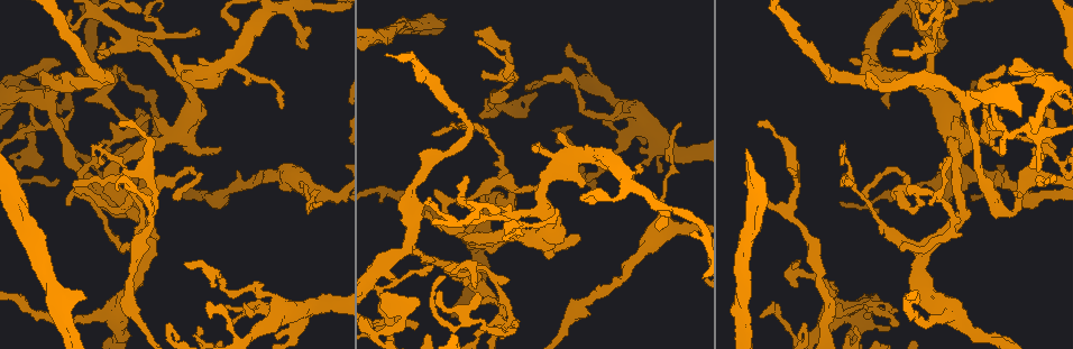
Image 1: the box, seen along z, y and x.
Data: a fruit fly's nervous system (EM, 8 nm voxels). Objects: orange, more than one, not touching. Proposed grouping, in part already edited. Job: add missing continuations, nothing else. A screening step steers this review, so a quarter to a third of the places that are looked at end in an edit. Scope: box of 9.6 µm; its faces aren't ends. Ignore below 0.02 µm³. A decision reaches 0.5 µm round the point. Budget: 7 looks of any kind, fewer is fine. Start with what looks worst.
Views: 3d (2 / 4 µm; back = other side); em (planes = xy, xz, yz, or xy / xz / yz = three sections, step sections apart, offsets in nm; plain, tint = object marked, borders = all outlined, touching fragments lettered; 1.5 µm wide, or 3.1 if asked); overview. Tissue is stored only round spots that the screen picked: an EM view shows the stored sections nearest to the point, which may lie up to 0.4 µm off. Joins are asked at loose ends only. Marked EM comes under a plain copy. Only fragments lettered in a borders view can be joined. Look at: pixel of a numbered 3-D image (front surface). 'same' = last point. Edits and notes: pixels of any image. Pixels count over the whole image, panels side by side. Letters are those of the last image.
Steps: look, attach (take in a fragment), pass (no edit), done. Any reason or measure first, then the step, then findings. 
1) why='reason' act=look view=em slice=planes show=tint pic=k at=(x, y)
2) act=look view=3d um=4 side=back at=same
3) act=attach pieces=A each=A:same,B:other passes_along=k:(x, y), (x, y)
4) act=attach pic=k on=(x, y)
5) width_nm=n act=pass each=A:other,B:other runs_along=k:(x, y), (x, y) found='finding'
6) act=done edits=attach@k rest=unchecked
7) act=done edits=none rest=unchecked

why='long arm stops here' act=look view=3d um=4 pic=1 at=(320, 201)

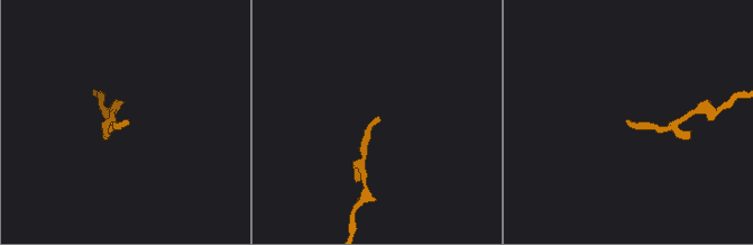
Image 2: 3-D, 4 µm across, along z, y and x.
act=look view=em slice=planes show=borders pic=2 at=(627, 120)

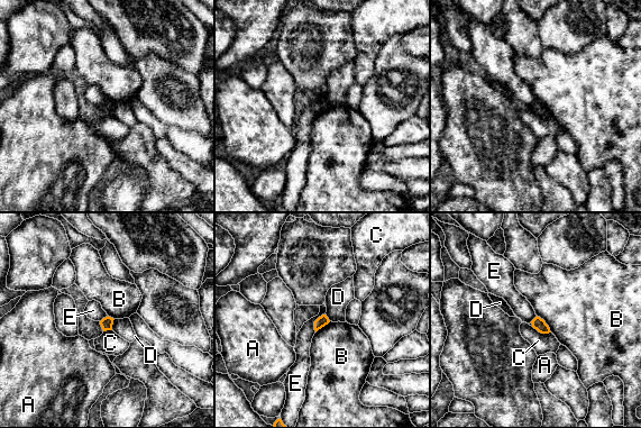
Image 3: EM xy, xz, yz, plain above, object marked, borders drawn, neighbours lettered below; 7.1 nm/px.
width_nm=80 act=pass each=A:other,B:other,C:other,D:other,E:other border=3:(537, 315), (551, 331) found='no lettered fragment goes on from it'

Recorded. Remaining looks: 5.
why='free end' act=look view=em slice=planes show=borders pic=1 at=(945, 160)

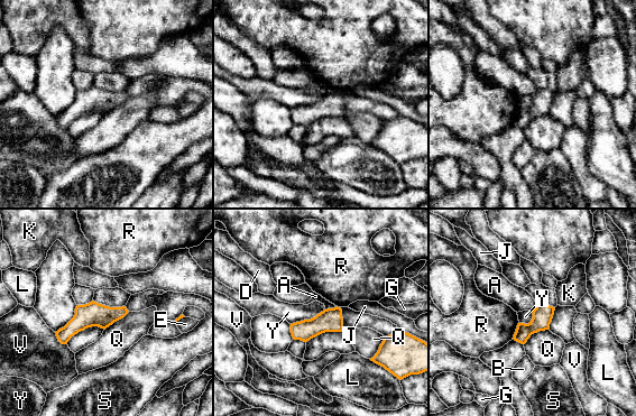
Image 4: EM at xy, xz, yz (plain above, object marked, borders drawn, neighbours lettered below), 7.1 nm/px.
act=pass each=A:other,B:other,D:other,E:other,G:other,J:other,K:other,L:other,Q:other,R:other,S:other,V:other,Y:other border=4:(549, 329), (534, 332), (524, 344) found='no lettered fragment goes on from it'

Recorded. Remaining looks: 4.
why='tapers out' act=look view=em slice=planes show=borders pic=1 at=(758, 122)

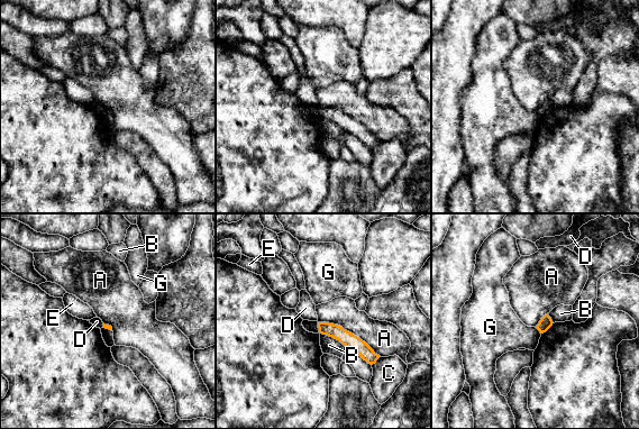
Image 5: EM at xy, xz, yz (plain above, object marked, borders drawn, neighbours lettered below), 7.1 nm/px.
act=pass each=A:other,B:other,C:other,D:other,E:other,G:other runs_along=5:(320, 325), (355, 343), (373, 359) found='none of them fits'

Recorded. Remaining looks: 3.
act=done edits=none rest=unchecked

